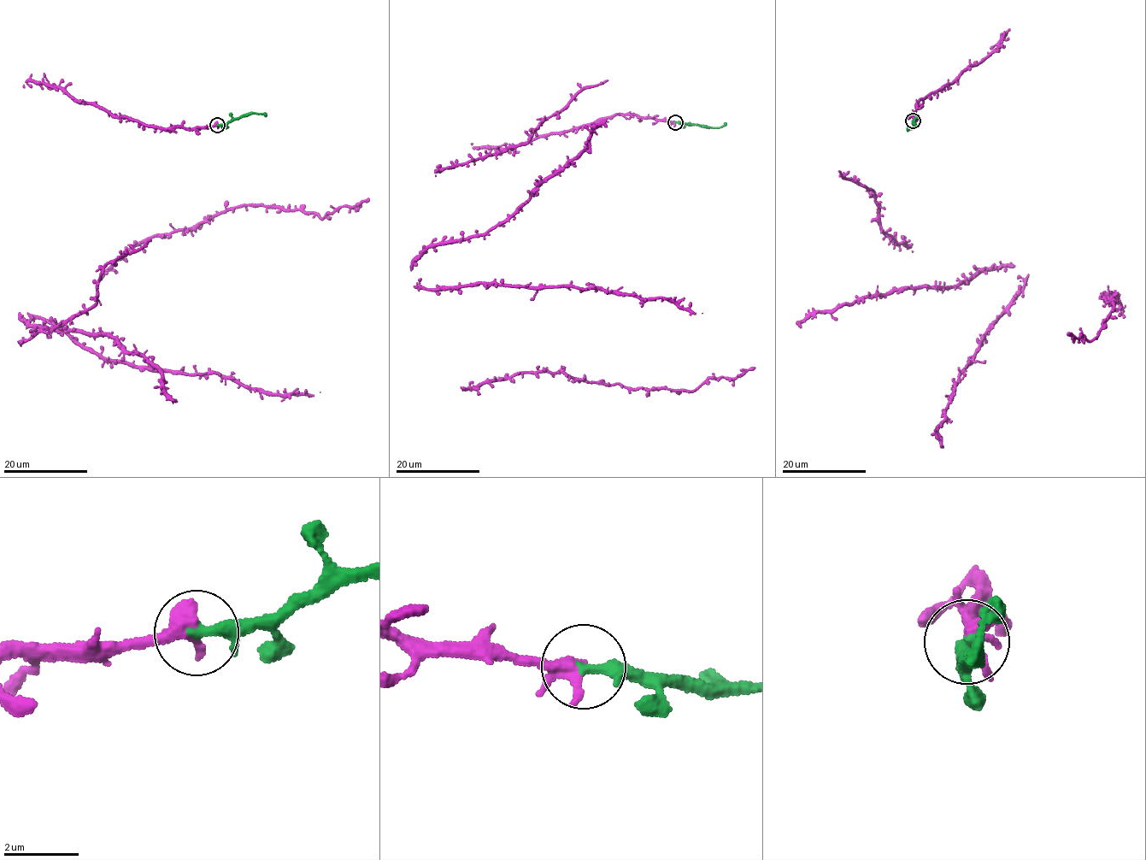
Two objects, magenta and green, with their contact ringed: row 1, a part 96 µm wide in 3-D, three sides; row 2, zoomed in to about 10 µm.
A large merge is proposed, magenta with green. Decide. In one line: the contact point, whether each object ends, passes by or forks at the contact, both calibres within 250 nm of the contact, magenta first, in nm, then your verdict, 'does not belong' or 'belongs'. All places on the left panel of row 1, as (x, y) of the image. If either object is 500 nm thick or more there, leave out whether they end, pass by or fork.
at (217, 125); magenta forks there; green passes by; 300 nm thick on the magenta side, 240 nm on the other; belongs

